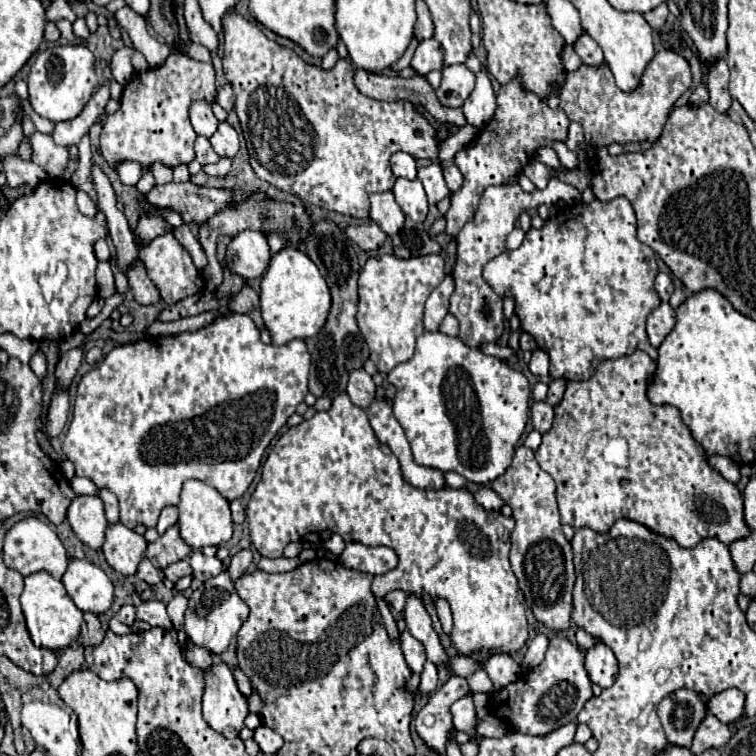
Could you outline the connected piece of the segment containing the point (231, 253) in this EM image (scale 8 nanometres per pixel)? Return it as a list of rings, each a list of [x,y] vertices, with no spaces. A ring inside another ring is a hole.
[[[243,230],[227,246],[227,266],[247,280],[261,276],[269,260],[271,250],[263,232]]]

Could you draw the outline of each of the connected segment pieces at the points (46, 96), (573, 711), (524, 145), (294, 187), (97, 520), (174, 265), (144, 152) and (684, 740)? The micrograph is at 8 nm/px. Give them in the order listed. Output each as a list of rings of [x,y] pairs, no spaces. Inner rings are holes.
[[[49,46],[47,50],[39,52],[29,78],[29,102],[33,110],[51,120],[51,122],[63,122],[73,120],[79,116],[79,112],[85,108],[87,100],[97,88],[97,76],[95,76],[95,58],[93,54],[83,46]]]
[[[553,636],[549,640],[549,650],[545,654],[545,660],[537,668],[533,668],[531,674],[521,676],[517,682],[509,684],[501,692],[493,692],[493,684],[483,668],[471,674],[467,682],[471,692],[489,694],[491,714],[513,726],[517,732],[547,734],[563,724],[575,722],[585,702],[593,696],[591,680],[587,676],[587,670],[583,668],[583,656],[585,652],[577,644],[571,644],[563,636]]]
[[[513,78],[509,84],[501,86],[497,94],[497,110],[487,128],[483,128],[477,140],[471,146],[465,146],[455,154],[455,164],[461,170],[465,184],[459,192],[451,194],[451,208],[445,214],[449,238],[455,238],[465,222],[469,222],[477,210],[479,198],[487,186],[505,184],[509,178],[521,172],[527,166],[531,156],[539,146],[549,146],[551,140],[567,138],[567,116],[563,110],[551,110],[547,102],[543,102],[533,92],[521,88],[519,80]]]
[[[237,10],[227,12],[221,26],[225,78],[237,96],[235,112],[243,128],[251,168],[261,180],[269,182],[277,190],[299,196],[303,202],[321,206],[329,212],[367,218],[369,196],[393,188],[389,158],[395,152],[407,152],[417,160],[437,158],[439,142],[435,140],[431,124],[407,100],[379,102],[363,96],[355,86],[355,64],[351,60],[337,60],[335,68],[329,72],[309,66],[293,50],[269,40],[261,28],[251,24]]]
[[[77,496],[67,510],[67,520],[83,544],[95,550],[101,548],[109,522],[99,496]]]
[[[163,234],[157,236],[151,244],[143,246],[139,250],[139,258],[145,262],[147,268],[147,276],[153,280],[153,284],[157,286],[161,298],[167,304],[175,304],[187,296],[197,294],[199,290],[203,290],[203,276],[201,272],[195,268],[189,252],[177,242],[177,238],[173,234]]]
[[[171,54],[163,66],[137,72],[123,90],[119,110],[115,114],[107,114],[103,124],[103,158],[113,170],[117,170],[117,166],[125,160],[139,162],[143,168],[149,168],[155,164],[155,160],[167,164],[169,168],[189,164],[195,160],[193,142],[197,138],[189,122],[191,100],[207,100],[207,104],[213,104],[215,96],[217,90],[213,66],[183,54]]]
[[[681,688],[659,702],[659,720],[667,740],[675,746],[691,746],[693,734],[707,714],[705,702],[693,690]]]

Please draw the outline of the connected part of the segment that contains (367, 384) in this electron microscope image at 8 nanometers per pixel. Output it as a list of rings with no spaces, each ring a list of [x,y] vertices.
[[[359,368],[359,370],[351,370],[349,372],[349,382],[347,382],[347,394],[351,398],[351,402],[355,406],[367,408],[371,404],[371,400],[375,398],[375,384],[371,380],[371,376]]]

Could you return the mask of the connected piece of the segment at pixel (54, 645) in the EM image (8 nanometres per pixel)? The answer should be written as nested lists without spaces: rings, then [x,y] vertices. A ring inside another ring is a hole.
[[[37,572],[25,578],[25,590],[21,594],[21,606],[27,620],[27,630],[31,634],[31,640],[37,646],[49,648],[49,650],[63,650],[71,642],[77,640],[79,628],[83,624],[83,612],[75,608],[75,602],[71,596],[67,596],[67,590],[63,588],[63,582],[53,578],[47,572]]]

